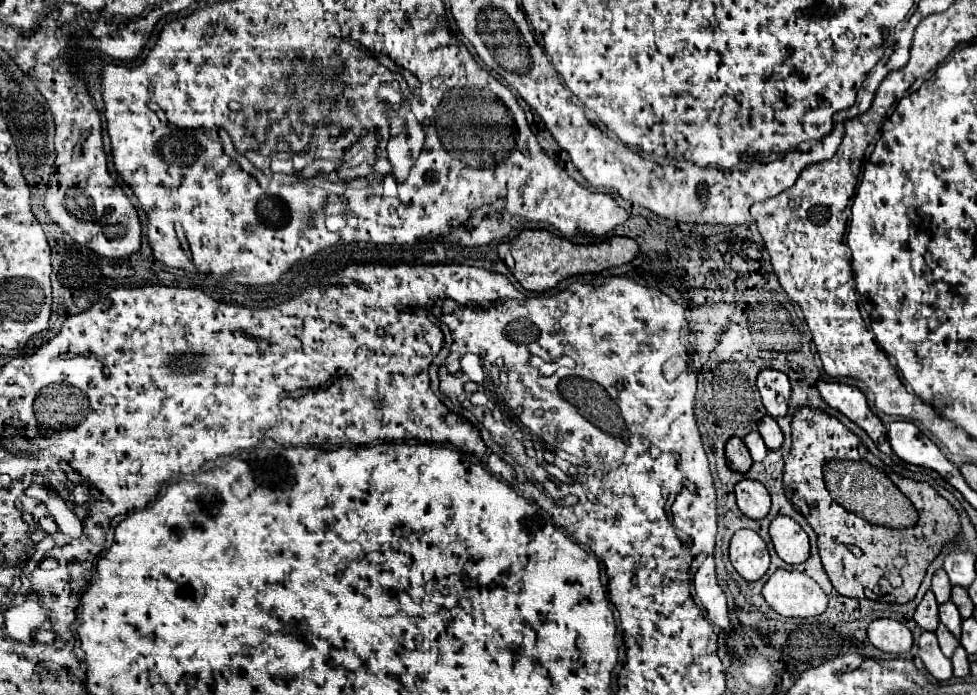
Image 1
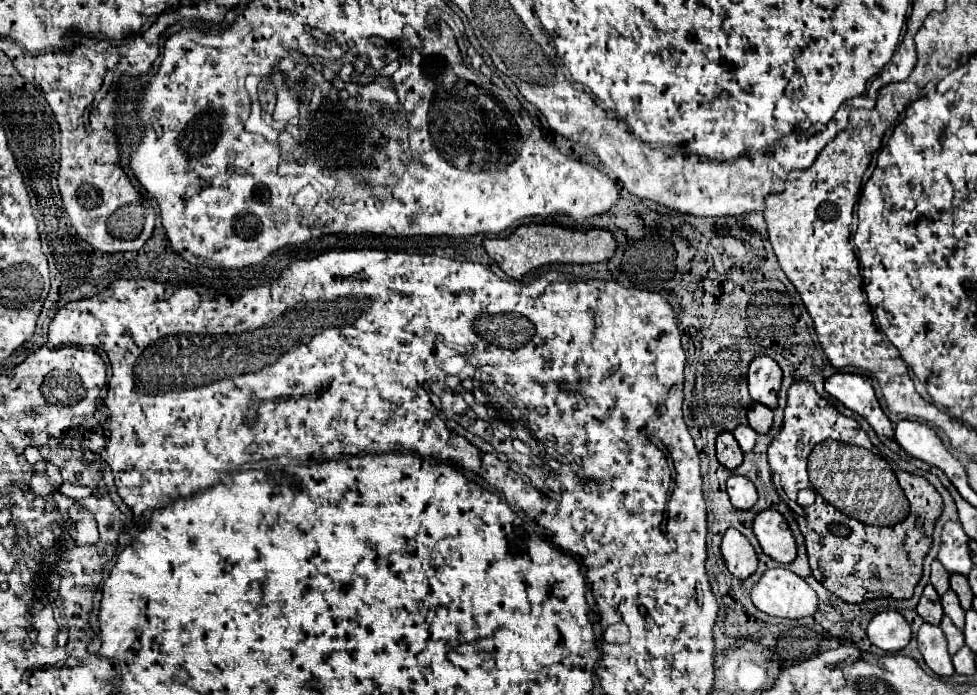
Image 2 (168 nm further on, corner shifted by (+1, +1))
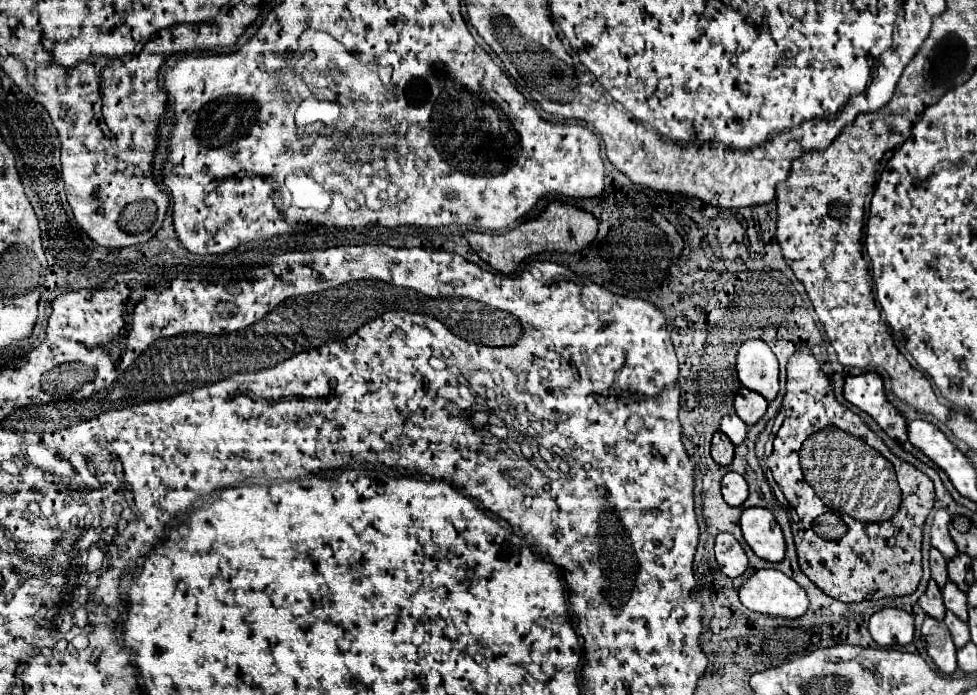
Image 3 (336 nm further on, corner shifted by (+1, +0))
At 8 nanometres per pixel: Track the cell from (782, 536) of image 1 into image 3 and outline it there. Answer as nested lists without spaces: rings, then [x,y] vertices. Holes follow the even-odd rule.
[[[749,507],[741,515],[741,531],[747,545],[755,551],[757,557],[767,561],[785,559],[785,539],[781,525],[777,525],[773,513],[765,507]]]

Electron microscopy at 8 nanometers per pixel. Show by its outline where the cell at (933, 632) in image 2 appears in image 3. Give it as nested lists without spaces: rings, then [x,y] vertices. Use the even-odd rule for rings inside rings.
[[[925,617],[921,633],[925,637],[925,649],[933,659],[933,663],[937,665],[937,669],[941,673],[951,675],[957,669],[957,659],[955,659],[957,649],[953,645],[949,629],[945,629],[945,623]]]

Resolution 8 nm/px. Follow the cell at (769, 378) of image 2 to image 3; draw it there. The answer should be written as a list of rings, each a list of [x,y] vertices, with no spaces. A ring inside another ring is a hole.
[[[747,339],[737,353],[737,377],[743,387],[773,401],[779,391],[779,365],[761,339]]]

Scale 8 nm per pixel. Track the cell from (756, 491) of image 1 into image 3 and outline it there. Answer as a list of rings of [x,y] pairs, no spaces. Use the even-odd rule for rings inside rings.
[[[727,473],[721,481],[721,491],[723,491],[723,497],[729,505],[733,507],[739,507],[745,503],[745,497],[749,495],[747,491],[747,485],[745,485],[745,479],[739,475],[739,473]]]

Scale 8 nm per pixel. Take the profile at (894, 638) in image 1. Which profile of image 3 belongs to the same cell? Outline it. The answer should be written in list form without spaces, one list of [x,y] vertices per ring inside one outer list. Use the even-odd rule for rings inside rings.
[[[881,609],[869,619],[869,633],[881,647],[909,645],[913,641],[913,617],[901,609]]]

